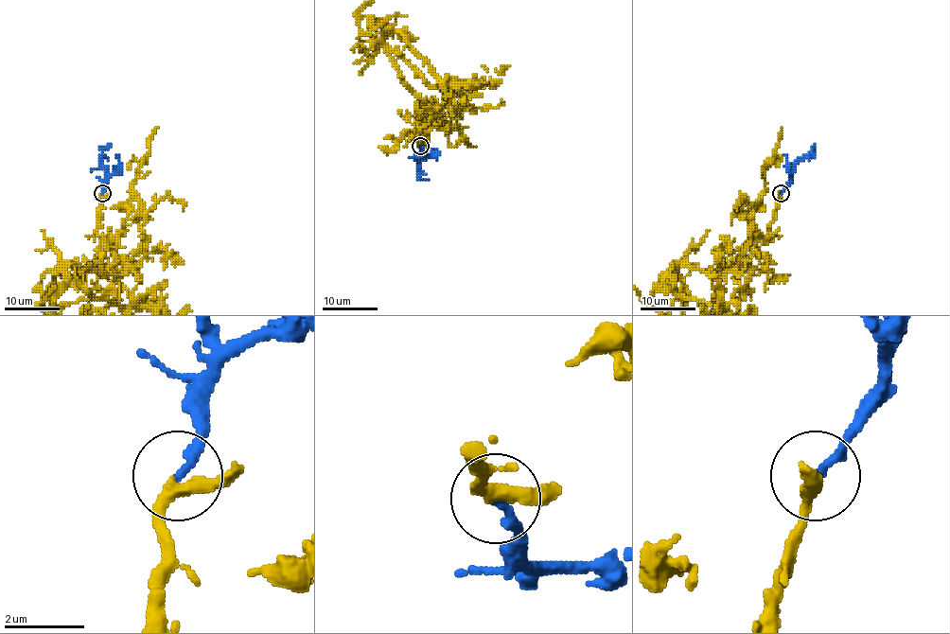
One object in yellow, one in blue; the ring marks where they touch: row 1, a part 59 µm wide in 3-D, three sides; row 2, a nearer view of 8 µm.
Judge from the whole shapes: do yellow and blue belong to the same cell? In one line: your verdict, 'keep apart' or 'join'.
join

